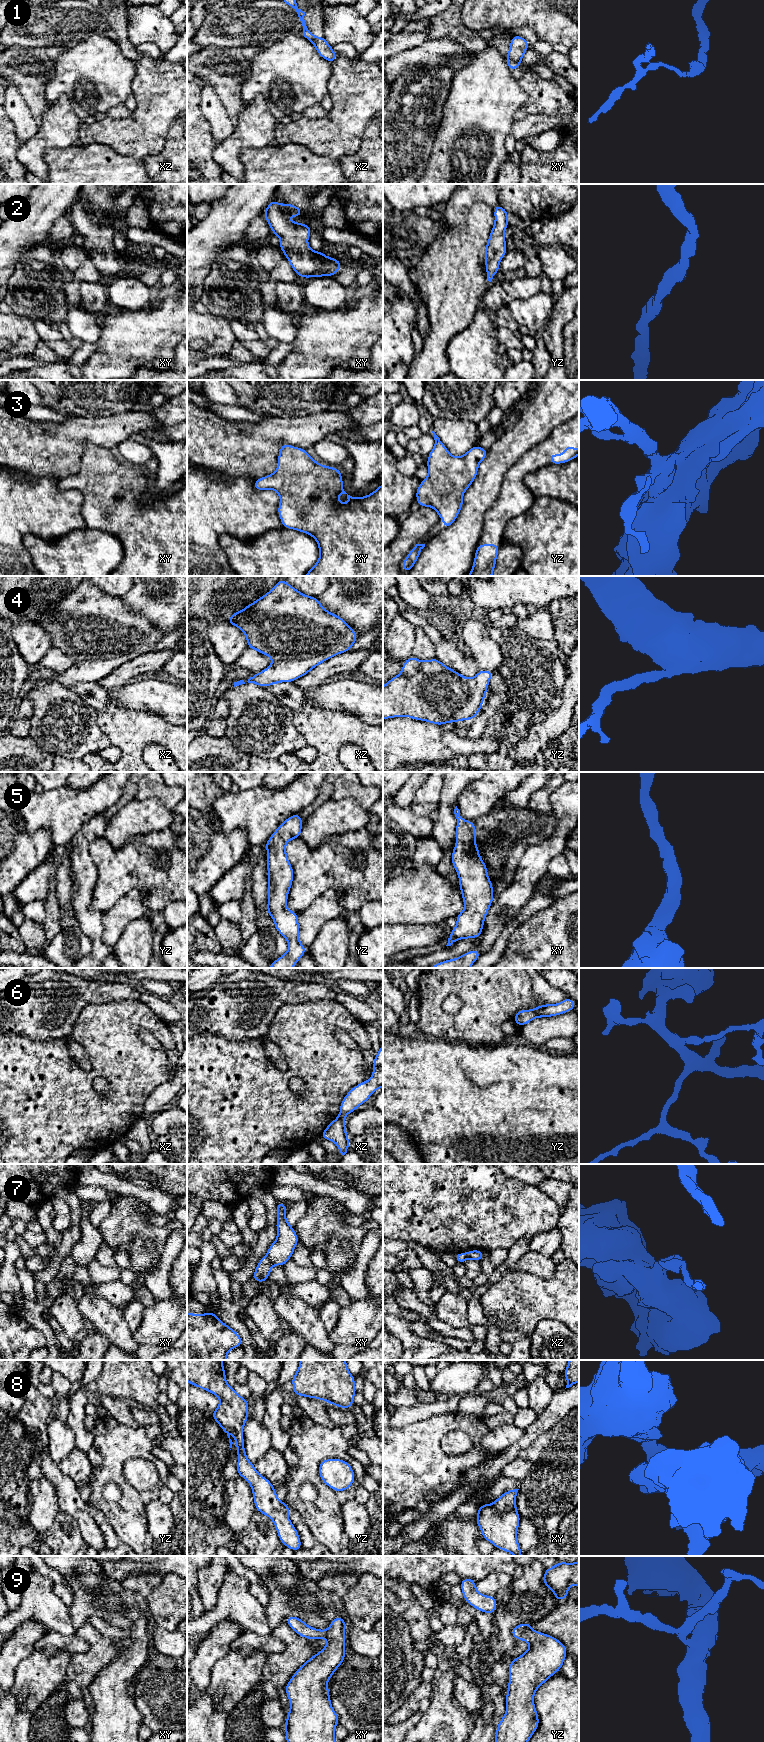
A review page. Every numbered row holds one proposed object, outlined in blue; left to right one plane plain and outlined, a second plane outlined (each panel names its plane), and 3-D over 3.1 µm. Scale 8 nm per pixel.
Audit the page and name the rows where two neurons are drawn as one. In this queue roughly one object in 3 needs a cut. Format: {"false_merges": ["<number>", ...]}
{"false_merges": ["1", "6", "7", "8"]}

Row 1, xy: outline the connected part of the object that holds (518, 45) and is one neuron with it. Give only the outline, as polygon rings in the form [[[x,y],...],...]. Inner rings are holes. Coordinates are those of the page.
[[[514,35],[510,41],[507,57],[514,62],[521,64],[524,53],[529,47],[530,44],[526,39],[521,36]]]

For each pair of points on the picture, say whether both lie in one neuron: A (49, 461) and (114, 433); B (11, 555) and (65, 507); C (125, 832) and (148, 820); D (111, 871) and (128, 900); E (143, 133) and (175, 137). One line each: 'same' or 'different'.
A: same
B: same
C: same
D: different
E: different

